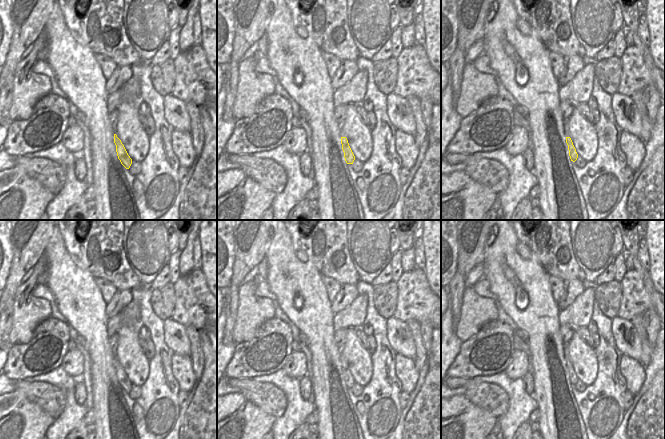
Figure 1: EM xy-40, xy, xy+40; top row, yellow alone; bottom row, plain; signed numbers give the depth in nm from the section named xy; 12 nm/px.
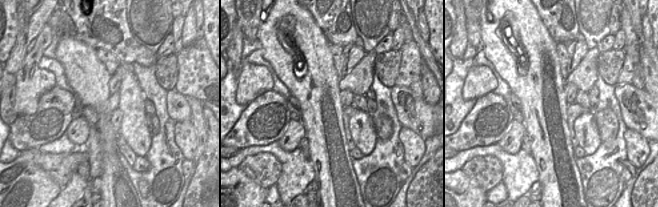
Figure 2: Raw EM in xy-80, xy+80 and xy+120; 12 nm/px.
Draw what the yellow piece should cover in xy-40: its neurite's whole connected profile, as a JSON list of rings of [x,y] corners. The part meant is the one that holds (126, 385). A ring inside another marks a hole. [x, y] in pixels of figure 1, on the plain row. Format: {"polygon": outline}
{"polygon": [[[114,358],[114,367],[116,369],[118,383],[126,393],[129,393],[132,388],[132,383],[128,379],[124,369],[122,368],[121,364],[117,361],[116,358]]]}

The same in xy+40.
{"polygon": [[[569,343],[564,344],[564,359],[566,361],[566,367],[568,369],[570,383],[571,385],[575,386],[578,382],[578,378],[569,360]]]}

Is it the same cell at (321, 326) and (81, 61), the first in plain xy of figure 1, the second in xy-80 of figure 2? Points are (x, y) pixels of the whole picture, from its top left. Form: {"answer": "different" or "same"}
{"answer": "same"}

